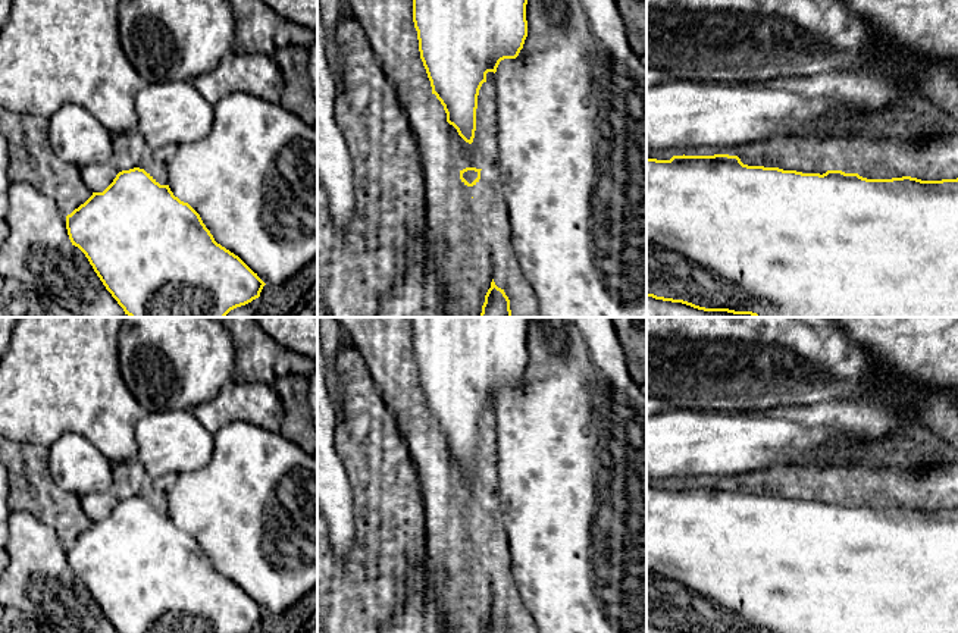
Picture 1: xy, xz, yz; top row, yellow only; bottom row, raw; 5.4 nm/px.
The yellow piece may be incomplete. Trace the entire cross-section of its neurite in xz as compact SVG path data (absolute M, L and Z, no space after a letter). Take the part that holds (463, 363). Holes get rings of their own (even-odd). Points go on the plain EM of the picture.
M411 317L413 351L432 423L469 473L486 402L523 377L529 319Z

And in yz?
M683 483L683 485L673 485L673 486L671 486L671 488L670 488L670 489L657 489L657 488L648 488L648 486L647 486L647 626L652 626L652 627L655 627L655 629L663 629L663 630L671 630L671 632L682 632L682 633L958 633L958 507L957 507L957 508L942 508L942 510L921 510L921 508L917 508L917 507L911 507L911 505L902 505L902 507L892 507L892 508L867 508L867 507L862 507L862 505L860 505L860 504L858 504L858 502L845 502L845 501L842 501L842 499L827 499L827 501L826 501L826 502L823 502L823 504L820 504L820 502L802 502L802 501L796 501L796 499L783 499L783 498L779 498L779 496L764 496L764 495L748 495L748 493L743 493L743 492L742 492L742 491L741 491L741 488L739 488L739 486L738 486L738 485L729 485L729 483L714 483L714 485L685 485L685 483Z

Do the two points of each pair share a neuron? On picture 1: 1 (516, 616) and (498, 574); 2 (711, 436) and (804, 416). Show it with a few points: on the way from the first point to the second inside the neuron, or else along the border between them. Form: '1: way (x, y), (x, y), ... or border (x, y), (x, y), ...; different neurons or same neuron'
1: way (509, 605), (498, 591), (498, 585); same neuron
2: border (754, 413), (785, 417), (807, 426), (822, 428); different neurons

